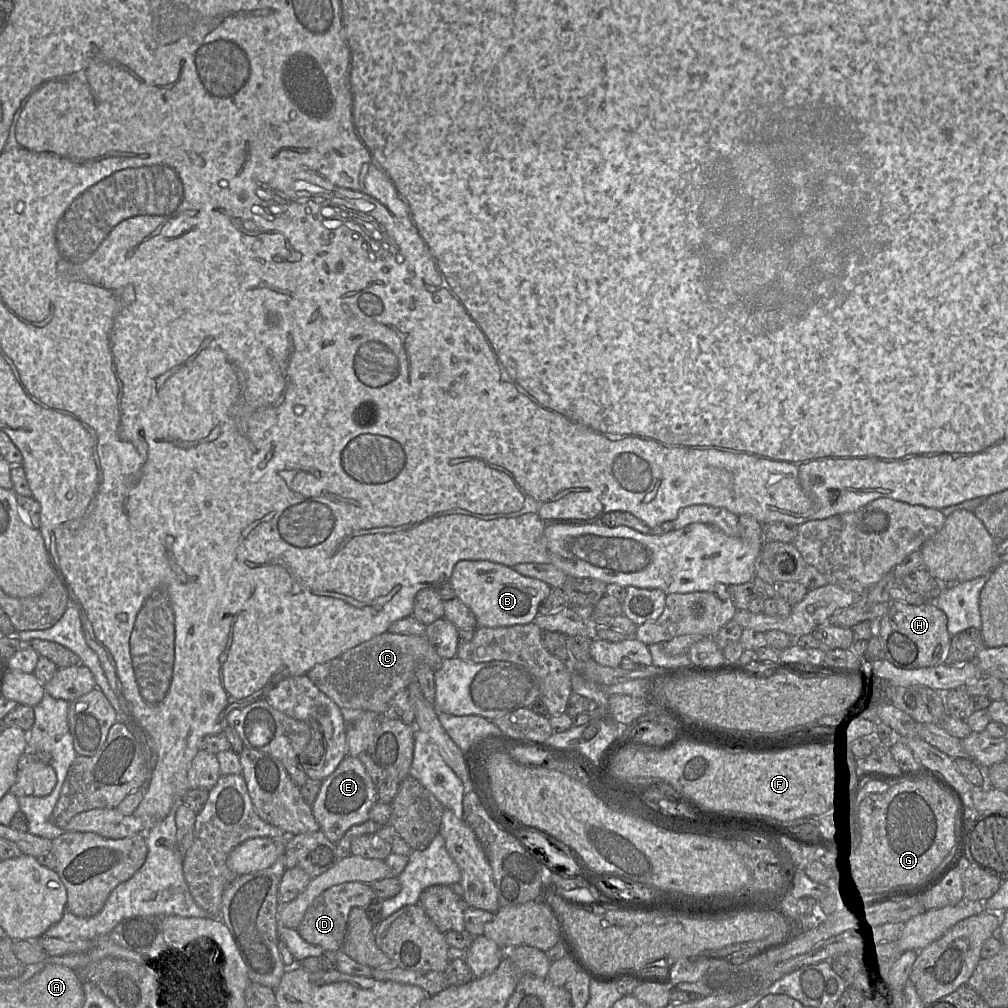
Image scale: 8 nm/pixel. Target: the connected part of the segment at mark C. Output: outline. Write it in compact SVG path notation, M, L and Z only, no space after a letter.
M386 631L332 660L314 666L306 675L340 708L361 709L380 715L395 694L415 680L419 665L426 664L437 671L442 662L443 659L425 635L403 635Z

